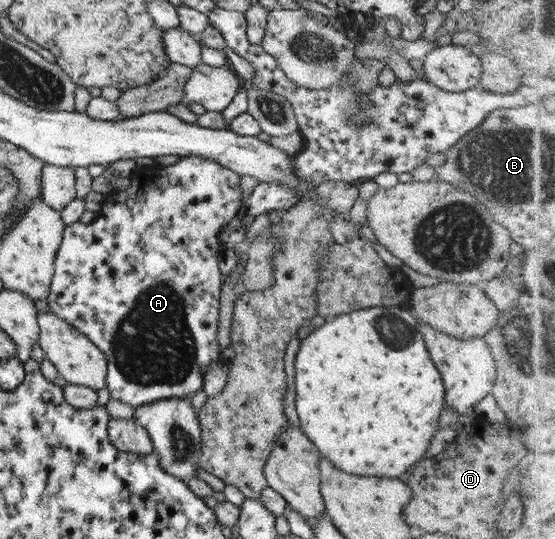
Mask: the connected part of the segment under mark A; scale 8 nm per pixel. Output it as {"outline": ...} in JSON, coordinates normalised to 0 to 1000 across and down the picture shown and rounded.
{"outline":[[[324,291],[317,302],[312,302],[303,308],[285,308],[277,310],[276,314],[268,310],[261,310],[258,321],[249,327],[249,332],[243,332],[249,338],[249,360],[241,362],[236,353],[220,353],[213,347],[207,347],[202,356],[191,360],[189,365],[195,365],[195,371],[187,375],[187,380],[182,382],[184,393],[177,397],[177,403],[169,406],[169,410],[160,412],[159,416],[151,416],[139,408],[123,419],[114,423],[110,434],[110,447],[105,464],[99,468],[99,479],[95,481],[95,510],[88,527],[88,540],[85,551],[81,553],[88,575],[94,577],[105,592],[115,594],[115,599],[123,601],[123,605],[130,605],[137,609],[141,616],[146,616],[150,623],[160,631],[160,635],[169,640],[173,646],[180,647],[180,653],[189,660],[193,670],[193,692],[189,698],[189,718],[195,722],[196,738],[204,738],[205,742],[216,744],[220,748],[227,748],[236,755],[245,757],[247,753],[267,750],[277,746],[279,742],[292,742],[292,740],[326,740],[335,737],[342,737],[348,727],[353,727],[364,714],[366,714],[366,698],[368,692],[373,688],[375,681],[380,681],[382,673],[389,673],[389,664],[393,664],[395,651],[393,640],[389,633],[389,599],[393,597],[393,551],[396,545],[396,532],[398,532],[398,508],[391,495],[391,482],[395,477],[395,462],[396,451],[391,440],[393,429],[396,421],[402,417],[402,412],[422,404],[429,397],[429,386],[432,386],[432,325],[425,323],[422,317],[404,315],[391,301],[380,299],[378,295],[369,295],[364,291]]]}

